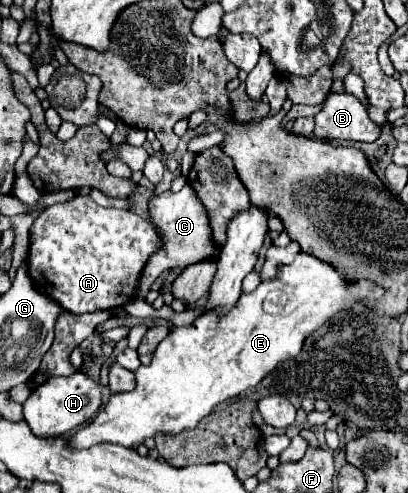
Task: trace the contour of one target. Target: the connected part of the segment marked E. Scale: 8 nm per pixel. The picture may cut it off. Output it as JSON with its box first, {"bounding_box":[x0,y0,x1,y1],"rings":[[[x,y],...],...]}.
{"bounding_box":[70,251,386,449],"rings":[[[300,251],[294,263],[278,267],[276,277],[262,281],[252,293],[242,293],[230,311],[208,311],[198,317],[192,327],[174,327],[170,335],[158,345],[152,363],[136,369],[136,387],[132,391],[114,393],[96,419],[70,437],[70,447],[88,449],[98,443],[116,443],[134,449],[146,439],[154,439],[156,435],[178,435],[182,431],[190,431],[220,403],[242,395],[250,387],[256,387],[270,371],[274,371],[278,363],[300,355],[304,341],[324,323],[332,321],[338,311],[350,309],[356,303],[378,301],[384,297],[384,293],[386,291],[370,279],[342,279],[342,275],[330,263]]]}

